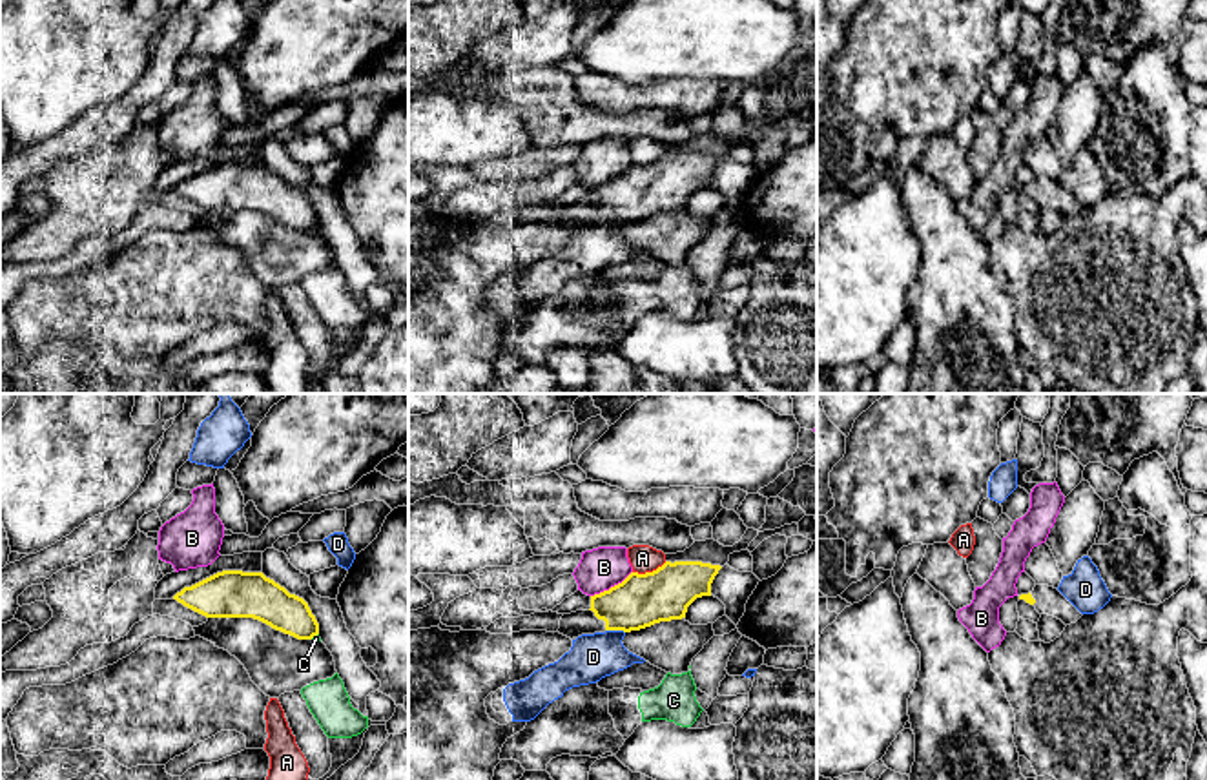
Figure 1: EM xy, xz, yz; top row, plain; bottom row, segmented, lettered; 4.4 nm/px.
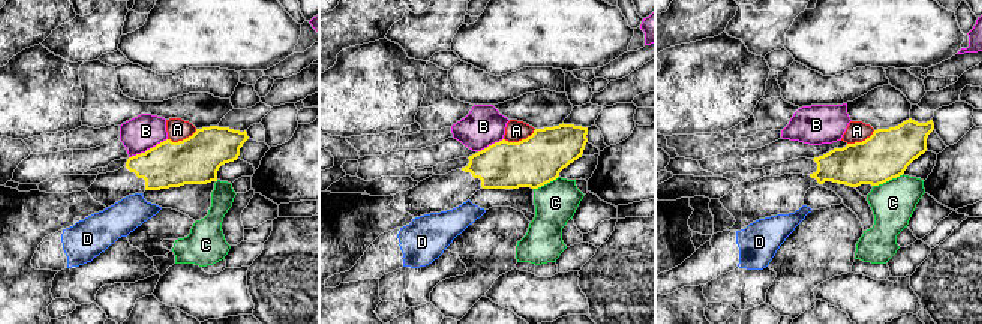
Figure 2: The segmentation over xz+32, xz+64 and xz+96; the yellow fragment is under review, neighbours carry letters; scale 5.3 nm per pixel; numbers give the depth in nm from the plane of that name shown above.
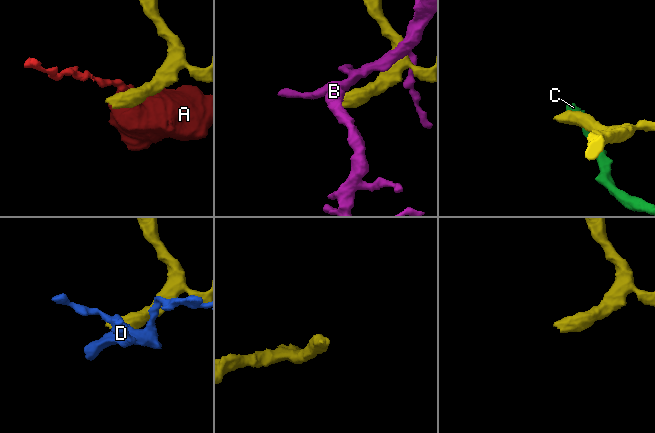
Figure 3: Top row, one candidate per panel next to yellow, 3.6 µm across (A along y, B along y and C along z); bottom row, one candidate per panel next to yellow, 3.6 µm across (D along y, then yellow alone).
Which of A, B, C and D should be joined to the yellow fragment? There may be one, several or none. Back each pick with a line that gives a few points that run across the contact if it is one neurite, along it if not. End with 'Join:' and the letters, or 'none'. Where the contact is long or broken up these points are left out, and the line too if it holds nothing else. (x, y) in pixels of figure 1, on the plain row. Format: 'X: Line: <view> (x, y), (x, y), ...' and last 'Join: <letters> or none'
Join: none

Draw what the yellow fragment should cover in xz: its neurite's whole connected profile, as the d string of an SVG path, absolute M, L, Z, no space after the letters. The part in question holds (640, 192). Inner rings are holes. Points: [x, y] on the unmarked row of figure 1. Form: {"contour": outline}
{"contour": "M665 153L653 164L631 164L622 175L591 188L589 202L563 206L558 224L573 231L682 211L696 190L711 188L711 175L720 160L702 153Z"}

